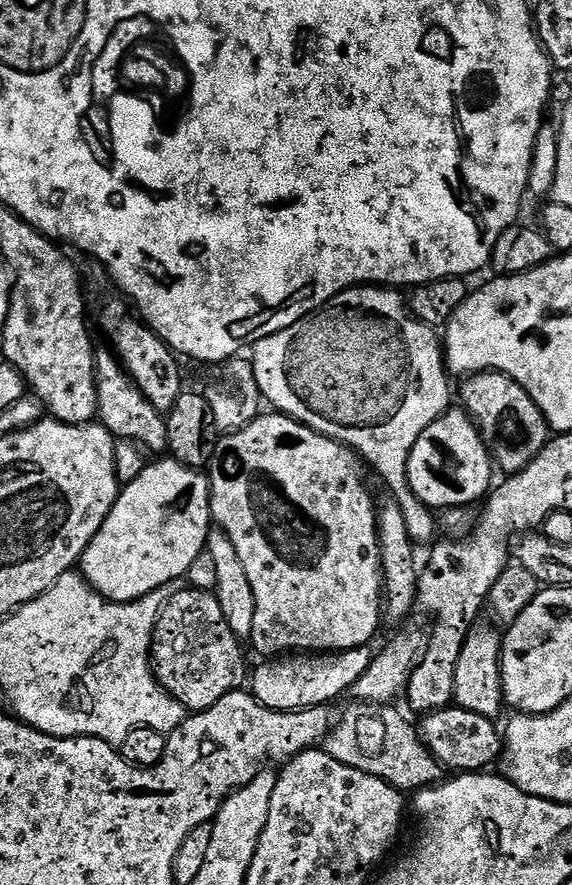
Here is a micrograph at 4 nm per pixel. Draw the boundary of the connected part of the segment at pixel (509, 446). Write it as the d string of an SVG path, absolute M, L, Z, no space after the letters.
M476 372L461 384L464 385L458 388L458 396L464 399L463 407L476 421L491 463L493 460L504 474L520 472L530 466L550 439L548 421L530 394L526 394L522 385L510 379L505 372Z

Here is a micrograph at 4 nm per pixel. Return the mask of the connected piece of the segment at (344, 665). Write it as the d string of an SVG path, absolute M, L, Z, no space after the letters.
M371 647L352 648L348 652L335 654L292 654L287 658L272 658L260 662L250 676L250 691L259 704L283 712L299 712L301 708L317 708L319 704L332 702L335 696L349 691L362 670L366 670L374 659Z

